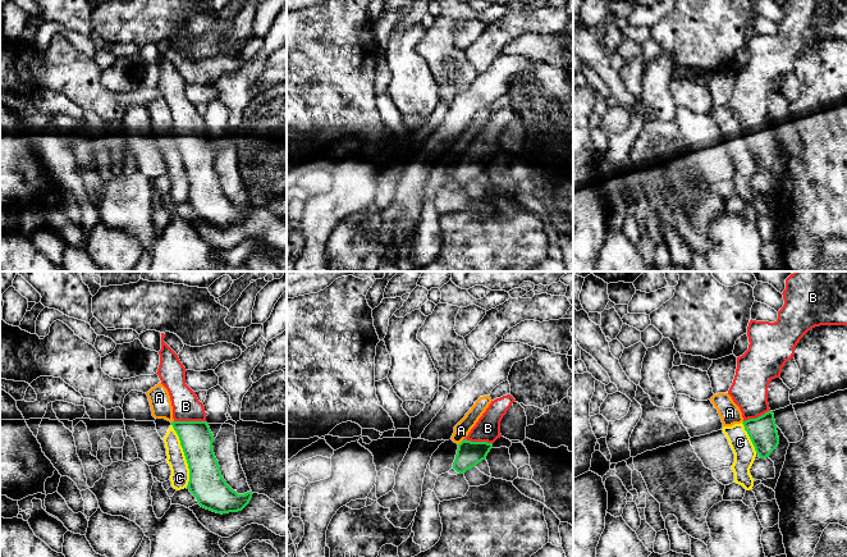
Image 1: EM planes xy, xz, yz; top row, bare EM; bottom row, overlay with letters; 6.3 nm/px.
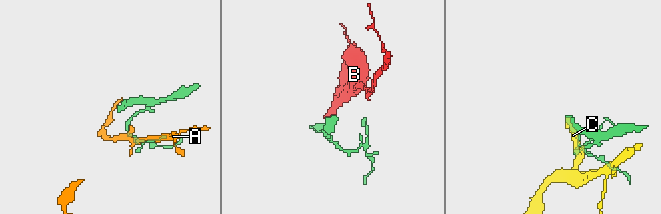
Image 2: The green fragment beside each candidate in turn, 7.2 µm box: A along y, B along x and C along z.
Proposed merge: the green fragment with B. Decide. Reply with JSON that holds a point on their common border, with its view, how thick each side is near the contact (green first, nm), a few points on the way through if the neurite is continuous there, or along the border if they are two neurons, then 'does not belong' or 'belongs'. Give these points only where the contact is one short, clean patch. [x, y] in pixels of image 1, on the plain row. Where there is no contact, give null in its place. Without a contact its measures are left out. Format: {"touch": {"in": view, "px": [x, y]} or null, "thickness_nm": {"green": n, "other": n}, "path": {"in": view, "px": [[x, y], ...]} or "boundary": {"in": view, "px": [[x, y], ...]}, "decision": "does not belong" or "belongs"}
{"touch": {"in": "xy", "px": [189, 135]}, "thickness_nm": {"green": 200, "other": 180}, "decision": "belongs"}

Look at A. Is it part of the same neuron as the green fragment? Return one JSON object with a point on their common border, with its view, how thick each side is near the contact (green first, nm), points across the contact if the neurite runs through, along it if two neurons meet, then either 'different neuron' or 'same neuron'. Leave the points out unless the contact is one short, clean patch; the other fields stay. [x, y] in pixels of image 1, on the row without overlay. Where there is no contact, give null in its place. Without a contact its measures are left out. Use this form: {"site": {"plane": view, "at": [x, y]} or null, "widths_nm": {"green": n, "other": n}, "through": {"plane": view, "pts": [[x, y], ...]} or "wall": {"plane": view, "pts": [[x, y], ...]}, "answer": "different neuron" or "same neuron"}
{"site": {"plane": "xz", "at": [461, 155]}, "widths_nm": {"green": 160, "other": 100}, "wall": {"plane": "xz", "pts": [[462, 153], [458, 158]]}, "answer": "different neuron"}

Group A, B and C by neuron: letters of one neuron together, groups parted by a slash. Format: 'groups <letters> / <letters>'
groups A C / B

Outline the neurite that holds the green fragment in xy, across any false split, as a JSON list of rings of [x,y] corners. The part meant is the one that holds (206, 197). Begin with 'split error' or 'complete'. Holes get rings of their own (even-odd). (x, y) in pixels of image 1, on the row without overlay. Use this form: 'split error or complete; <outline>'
split error; [[[161,46],[160,78],[156,87],[170,109],[174,132],[171,138],[179,150],[189,182],[187,202],[201,220],[212,225],[223,228],[242,224],[253,206],[238,207],[221,190],[205,119],[186,97],[187,83],[164,51],[165,47]]]

